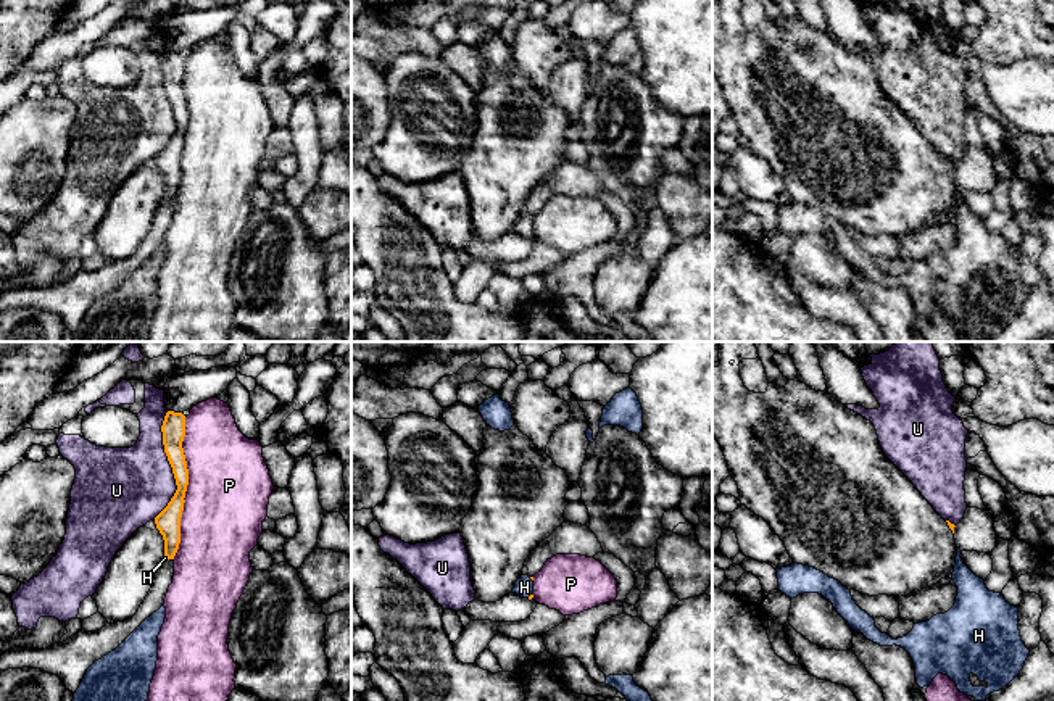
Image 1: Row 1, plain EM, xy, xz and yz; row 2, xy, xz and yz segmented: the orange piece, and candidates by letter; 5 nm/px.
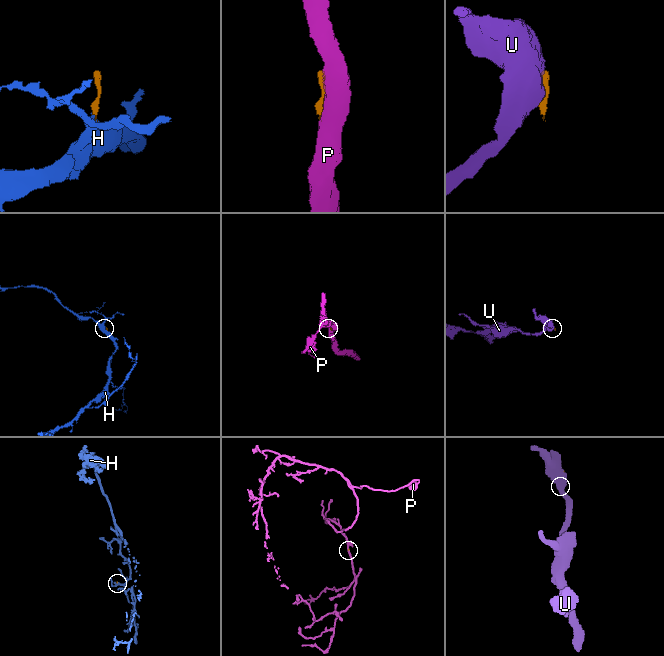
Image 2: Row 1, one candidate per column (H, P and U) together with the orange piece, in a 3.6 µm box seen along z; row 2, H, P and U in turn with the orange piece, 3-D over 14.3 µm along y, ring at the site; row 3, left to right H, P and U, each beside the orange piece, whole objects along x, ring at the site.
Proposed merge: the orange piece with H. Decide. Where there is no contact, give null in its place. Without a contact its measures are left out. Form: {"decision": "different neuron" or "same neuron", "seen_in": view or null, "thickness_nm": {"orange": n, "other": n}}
{"decision": "same neuron", "seen_in": "xz", "thickness_nm": {"orange": 20, "other": 100}}

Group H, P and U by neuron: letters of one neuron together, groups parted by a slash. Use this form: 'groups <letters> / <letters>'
groups H / P / U

